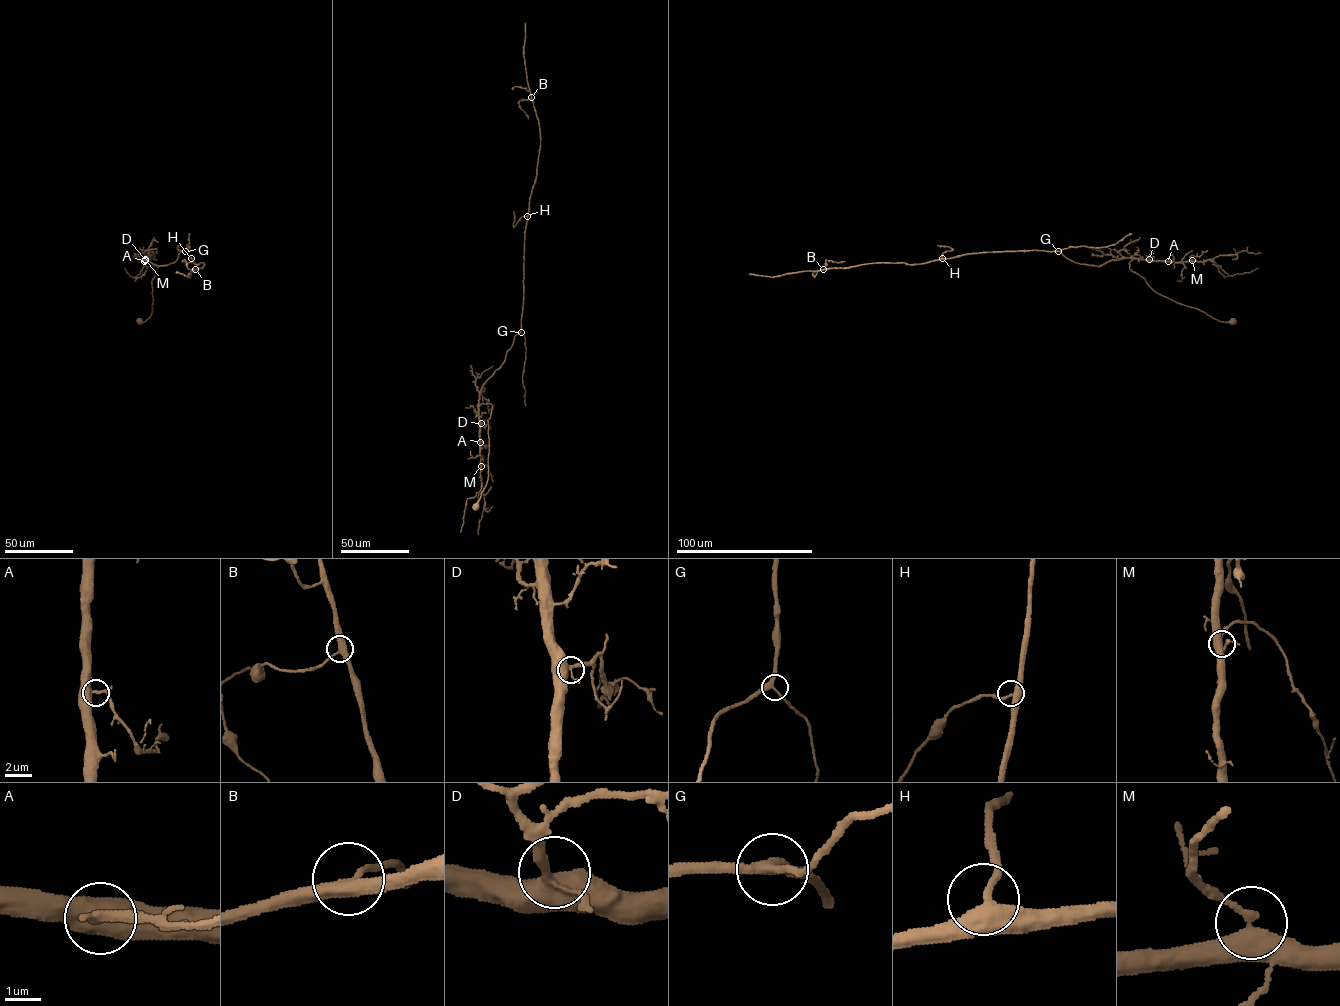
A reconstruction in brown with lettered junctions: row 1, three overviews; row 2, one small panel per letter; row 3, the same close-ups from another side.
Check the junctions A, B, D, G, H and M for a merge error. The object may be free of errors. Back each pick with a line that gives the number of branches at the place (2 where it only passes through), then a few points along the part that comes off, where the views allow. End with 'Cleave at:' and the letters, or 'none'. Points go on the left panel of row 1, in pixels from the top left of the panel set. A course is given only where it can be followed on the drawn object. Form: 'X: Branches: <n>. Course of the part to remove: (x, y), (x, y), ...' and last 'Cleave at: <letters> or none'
Cleave at: none

